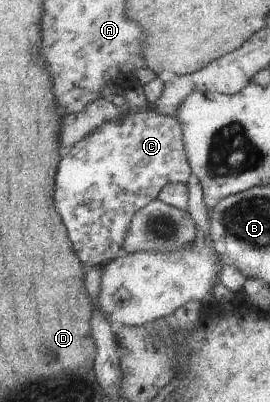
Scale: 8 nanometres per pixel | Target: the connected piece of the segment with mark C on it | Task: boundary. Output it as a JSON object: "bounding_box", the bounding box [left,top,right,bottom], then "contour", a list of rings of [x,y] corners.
{"bounding_box":[55,86,193,267],"contour":[[[144,86],[130,88],[125,95],[131,112],[116,122],[107,122],[73,147],[64,151],[55,184],[55,207],[67,226],[70,240],[79,259],[88,267],[105,266],[122,255],[123,242],[132,219],[141,208],[159,198],[160,191],[170,183],[186,183],[193,174],[178,117],[169,117],[147,107]]]}

